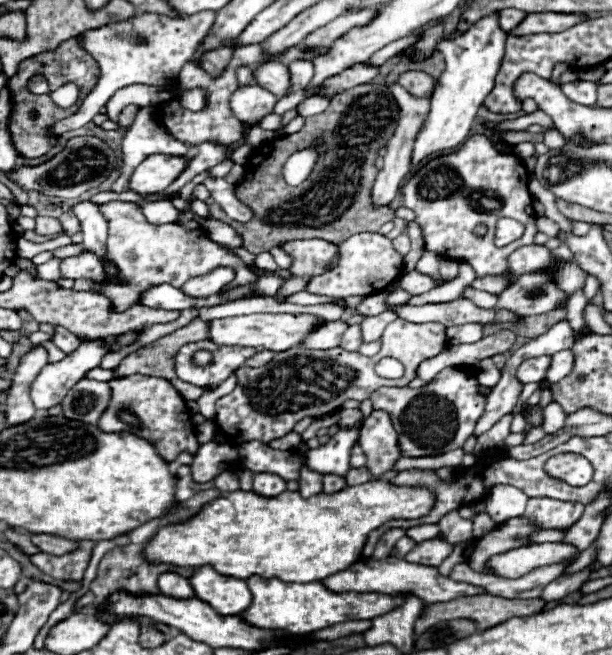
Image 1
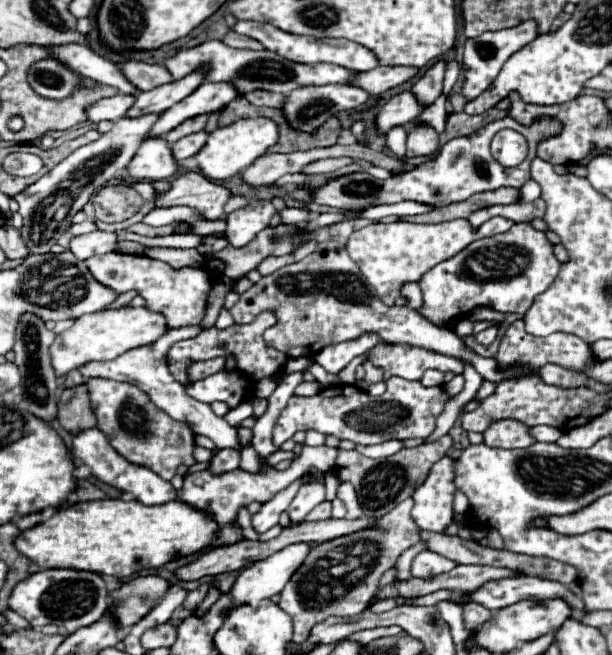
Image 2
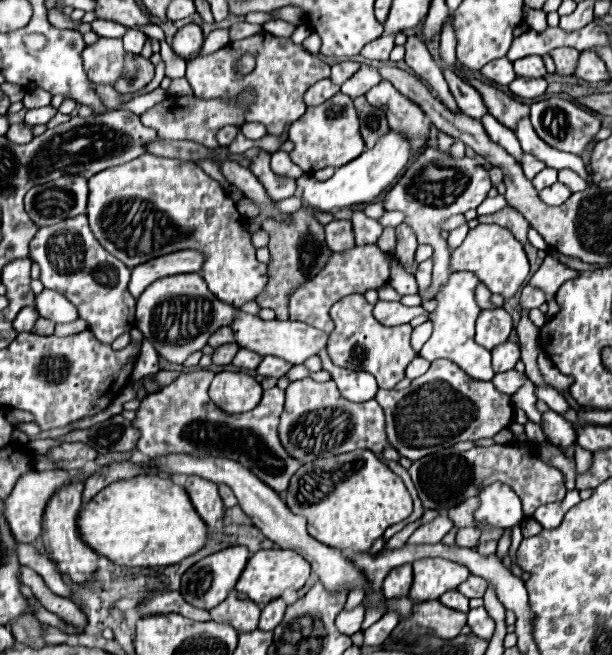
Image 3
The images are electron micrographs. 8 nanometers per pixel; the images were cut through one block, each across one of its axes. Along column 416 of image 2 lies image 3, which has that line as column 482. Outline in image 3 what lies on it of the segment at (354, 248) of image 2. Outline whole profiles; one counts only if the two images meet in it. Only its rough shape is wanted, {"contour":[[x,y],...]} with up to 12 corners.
{"contour":[[478,224],[452,252],[492,294],[514,296],[528,258],[496,224]]}

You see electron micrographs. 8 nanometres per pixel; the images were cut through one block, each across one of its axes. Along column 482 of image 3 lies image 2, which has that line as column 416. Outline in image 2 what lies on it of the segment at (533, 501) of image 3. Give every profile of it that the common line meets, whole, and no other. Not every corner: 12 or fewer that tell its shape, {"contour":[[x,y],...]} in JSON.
{"contour":[[450,436],[388,458],[338,450],[364,516],[380,518],[424,484]]}

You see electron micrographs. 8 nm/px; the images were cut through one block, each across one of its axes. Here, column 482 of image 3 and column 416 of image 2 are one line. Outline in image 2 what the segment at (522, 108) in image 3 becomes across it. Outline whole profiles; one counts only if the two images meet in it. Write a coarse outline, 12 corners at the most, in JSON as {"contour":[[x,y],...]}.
{"contour":[[438,62],[412,86],[422,106],[442,94],[446,64]]}

